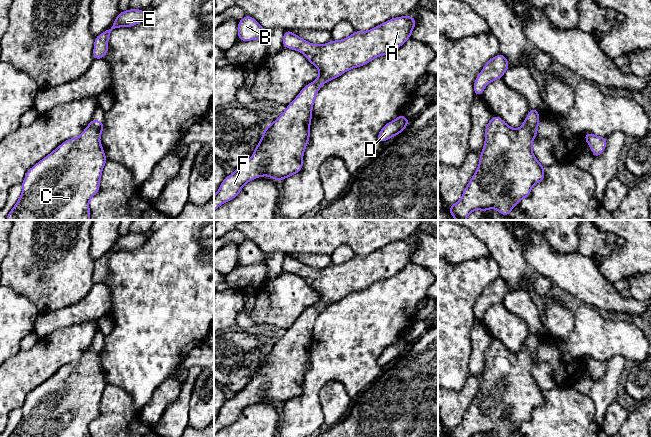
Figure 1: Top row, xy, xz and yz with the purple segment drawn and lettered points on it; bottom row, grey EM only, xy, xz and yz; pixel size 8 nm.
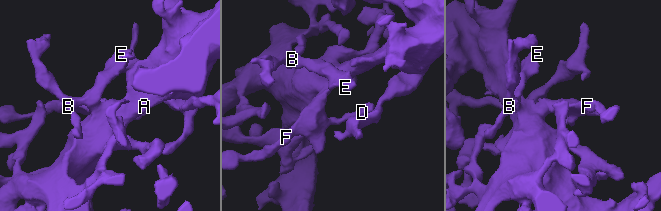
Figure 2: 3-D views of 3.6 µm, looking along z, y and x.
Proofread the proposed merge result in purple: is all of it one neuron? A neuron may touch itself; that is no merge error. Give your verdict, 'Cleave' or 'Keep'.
Keep

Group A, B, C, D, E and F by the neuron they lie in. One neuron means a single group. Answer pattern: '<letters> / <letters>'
A B C D E F

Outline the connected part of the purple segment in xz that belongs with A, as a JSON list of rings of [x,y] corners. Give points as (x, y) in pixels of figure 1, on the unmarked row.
[[[413,240],[395,241],[369,255],[354,255],[347,262],[339,265],[331,264],[323,269],[309,267],[290,254],[285,254],[282,264],[283,271],[304,278],[308,285],[318,292],[319,300],[314,306],[307,308],[286,331],[283,338],[264,353],[263,360],[257,371],[253,373],[254,377],[251,382],[244,389],[236,392],[232,399],[225,401],[214,420],[214,436],[223,427],[234,423],[249,405],[261,400],[269,400],[278,406],[280,403],[286,403],[300,396],[303,392],[304,374],[310,362],[314,323],[321,312],[320,310],[352,292],[361,291],[376,281],[397,274],[411,262],[412,254],[416,248]]]

